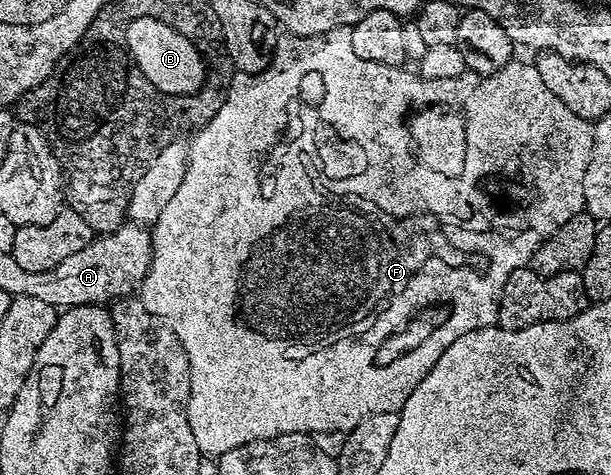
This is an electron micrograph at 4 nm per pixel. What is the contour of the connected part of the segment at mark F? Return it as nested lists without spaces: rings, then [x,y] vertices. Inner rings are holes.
[[[336,27],[335,30],[327,31],[324,35],[292,35],[287,33],[282,37],[283,40],[280,38],[274,44],[271,52],[271,63],[264,71],[255,75],[235,73],[230,76],[229,82],[231,84],[227,87],[227,96],[224,97],[223,104],[216,109],[215,116],[212,114],[208,118],[204,127],[200,127],[194,132],[194,135],[196,134],[195,140],[190,140],[189,143],[187,168],[181,185],[177,188],[177,193],[173,193],[169,205],[165,205],[165,209],[161,209],[161,217],[153,225],[149,273],[143,278],[143,283],[137,292],[137,298],[145,305],[145,309],[149,309],[149,313],[173,324],[177,337],[189,357],[189,369],[191,370],[191,396],[187,406],[189,429],[193,429],[193,437],[197,441],[200,452],[207,457],[218,457],[224,455],[229,449],[237,449],[237,445],[245,445],[258,439],[271,439],[274,435],[284,435],[285,433],[297,433],[298,431],[304,433],[342,431],[346,433],[352,431],[361,420],[373,413],[399,411],[405,405],[405,401],[409,401],[409,393],[413,393],[413,389],[417,389],[417,385],[421,385],[421,381],[429,373],[429,369],[433,369],[437,357],[441,357],[443,348],[447,346],[452,337],[464,335],[482,327],[494,327],[498,324],[499,294],[503,291],[505,281],[518,267],[528,266],[535,250],[558,227],[565,225],[565,221],[569,221],[569,217],[584,210],[583,182],[585,181],[585,169],[589,169],[589,157],[593,149],[595,128],[588,120],[577,117],[577,113],[573,113],[573,109],[569,109],[569,105],[565,105],[565,101],[561,101],[561,97],[557,97],[545,86],[545,81],[541,81],[541,73],[537,73],[534,62],[518,63],[518,61],[512,61],[501,69],[497,69],[497,73],[492,75],[478,75],[476,71],[465,70],[455,77],[441,77],[441,81],[433,81],[432,79],[422,79],[414,70],[406,71],[408,68],[403,65],[398,67],[381,65],[377,61],[365,61],[361,57],[357,57],[357,53],[353,53],[348,28],[345,27]],[[451,139],[455,139],[455,159],[463,159],[463,167],[459,167],[459,171],[447,171],[447,163],[443,163],[443,155],[447,155],[447,151],[451,151]],[[447,183],[451,183],[451,187],[455,187],[455,191],[451,191],[451,195],[459,195],[459,203],[463,203],[463,211],[467,211],[467,219],[471,219],[471,223],[475,223],[475,219],[479,219],[479,223],[483,223],[483,227],[487,227],[487,223],[491,223],[491,227],[495,227],[495,231],[503,231],[503,227],[507,227],[507,219],[511,219],[511,227],[519,227],[519,231],[515,231],[515,247],[511,247],[511,251],[487,251],[487,247],[483,247],[483,251],[479,251],[479,247],[471,247],[471,243],[475,243],[475,239],[471,239],[471,235],[467,235],[467,231],[455,231],[455,227],[447,227]],[[403,326],[411,327],[411,339],[419,346],[411,355],[411,367],[382,367],[381,364],[375,363],[377,347],[397,346],[399,335],[395,331]]]

